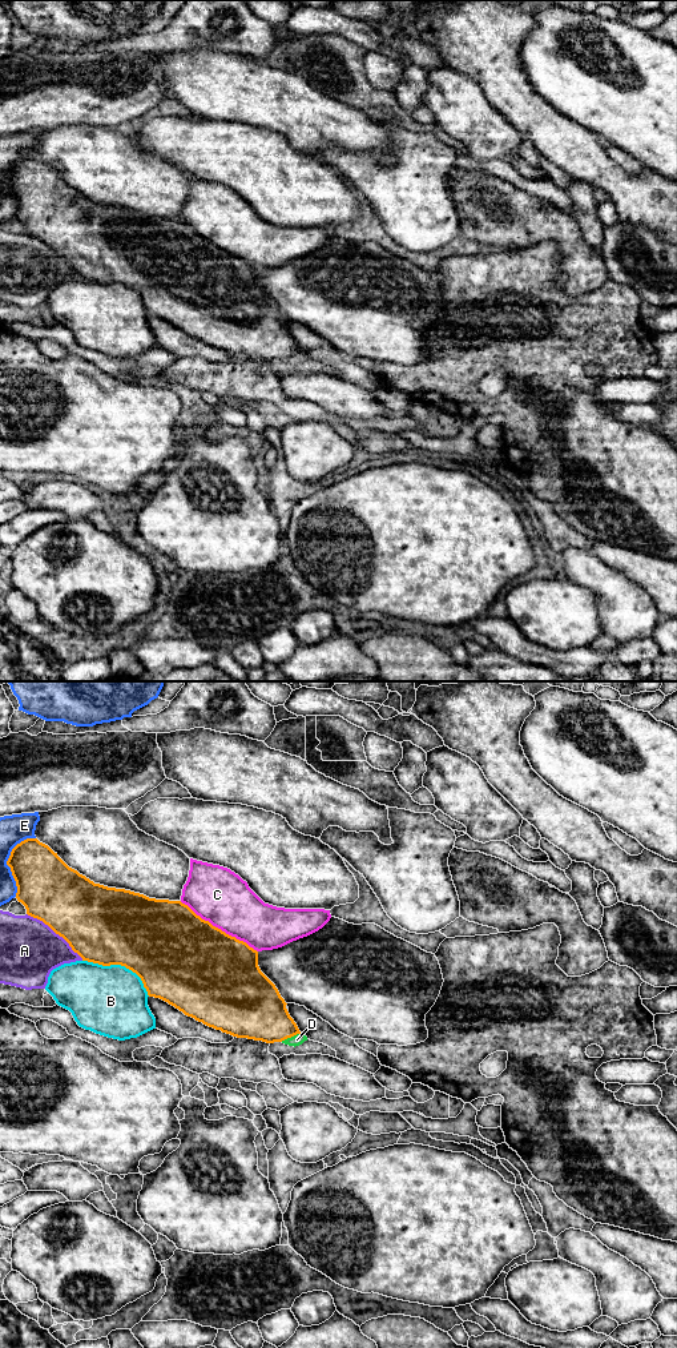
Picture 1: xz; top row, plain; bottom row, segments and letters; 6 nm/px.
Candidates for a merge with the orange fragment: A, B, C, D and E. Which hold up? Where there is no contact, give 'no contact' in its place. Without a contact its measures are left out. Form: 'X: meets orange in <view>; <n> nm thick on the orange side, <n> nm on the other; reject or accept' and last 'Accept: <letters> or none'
A: meets orange in xz; 440 nm thick on the orange side, 360 nm on the other; reject
B: meets orange in xz; 460 nm thick on the orange side, 420 nm on the other; reject
C: meets orange in xz; 500 nm thick on the orange side, 340 nm on the other; reject
D: meets orange in xz; 340 nm thick on the orange side, 70 nm on the other; reject
E: meets orange in xz; 320 nm thick on the orange side, 170 nm on the other; reject
Accept: none

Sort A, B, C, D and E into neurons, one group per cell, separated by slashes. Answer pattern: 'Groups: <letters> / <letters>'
Groups: A / B / C / D / E

